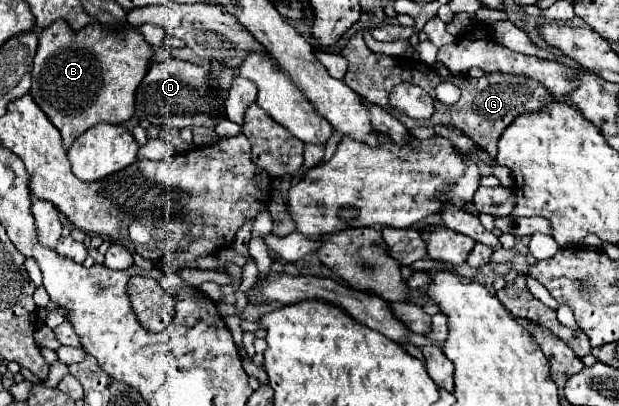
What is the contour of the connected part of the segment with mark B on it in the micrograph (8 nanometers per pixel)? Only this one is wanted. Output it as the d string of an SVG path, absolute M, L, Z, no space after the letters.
M55 21L39 35L39 47L33 61L33 85L31 95L41 111L49 117L49 121L61 131L65 151L71 149L75 139L91 129L97 123L125 123L133 115L135 89L137 83L145 77L145 67L149 67L151 45L135 31L135 27L127 27L121 31L107 31L99 23L91 23L81 31L71 31L65 21Z

